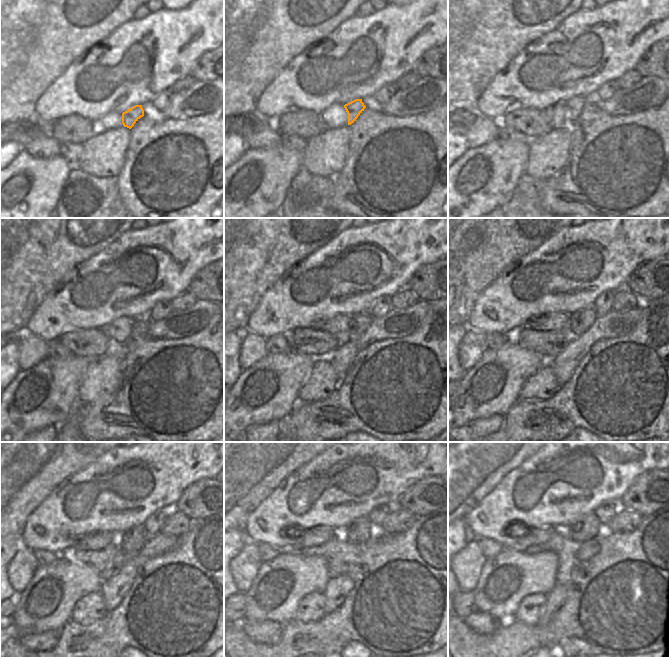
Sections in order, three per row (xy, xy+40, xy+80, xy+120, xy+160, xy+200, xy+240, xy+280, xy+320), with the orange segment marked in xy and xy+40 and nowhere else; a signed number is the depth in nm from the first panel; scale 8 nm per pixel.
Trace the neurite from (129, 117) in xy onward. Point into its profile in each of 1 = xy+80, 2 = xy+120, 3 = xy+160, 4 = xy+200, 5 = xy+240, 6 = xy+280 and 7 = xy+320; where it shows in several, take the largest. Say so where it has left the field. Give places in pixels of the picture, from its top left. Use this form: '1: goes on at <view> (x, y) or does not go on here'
1: goes on at xy+80 (573, 106)
2: goes on at xy+120 (119, 329)
3: goes on at xy+160 (337, 325)
4: goes on at xy+200 (553, 321)
5: goes on at xy+240 (96, 541)
6: goes on at xy+280 (300, 540)
7: goes on at xy+320 (518, 539)

